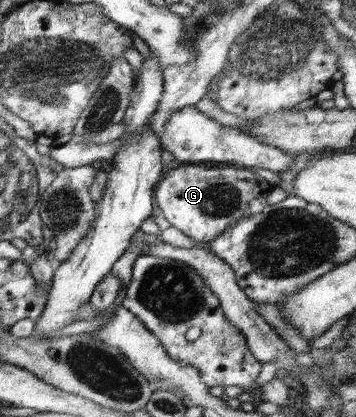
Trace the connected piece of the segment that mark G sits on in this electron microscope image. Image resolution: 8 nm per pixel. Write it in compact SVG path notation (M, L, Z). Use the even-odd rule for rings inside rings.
M182 163L177 168L169 170L164 179L154 189L155 203L163 211L162 215L169 223L191 237L193 241L209 242L219 237L226 229L233 227L239 220L261 213L267 207L267 195L275 185L262 178L249 167L229 166L228 168L213 168L208 163Z

